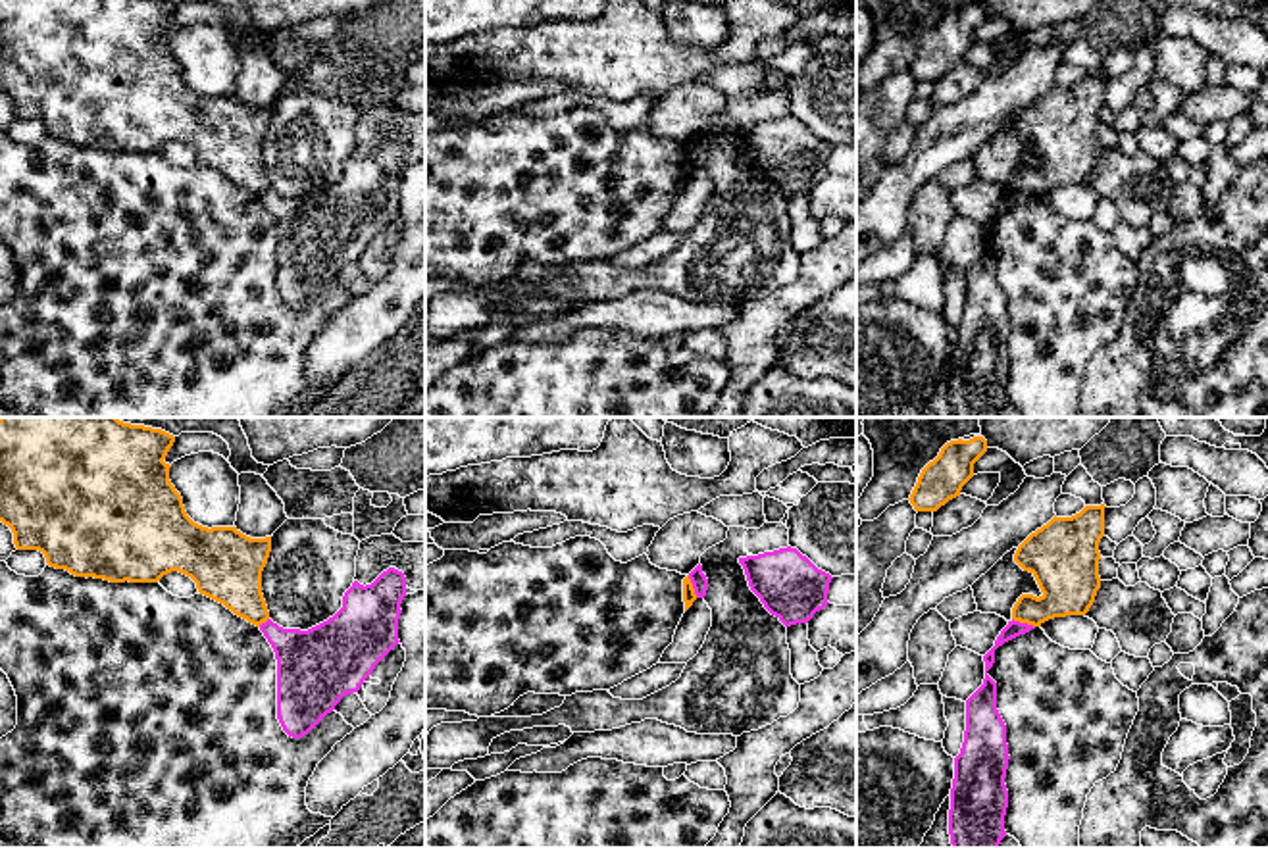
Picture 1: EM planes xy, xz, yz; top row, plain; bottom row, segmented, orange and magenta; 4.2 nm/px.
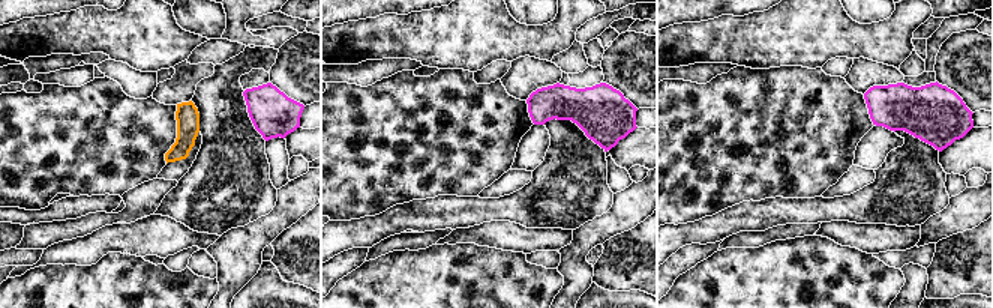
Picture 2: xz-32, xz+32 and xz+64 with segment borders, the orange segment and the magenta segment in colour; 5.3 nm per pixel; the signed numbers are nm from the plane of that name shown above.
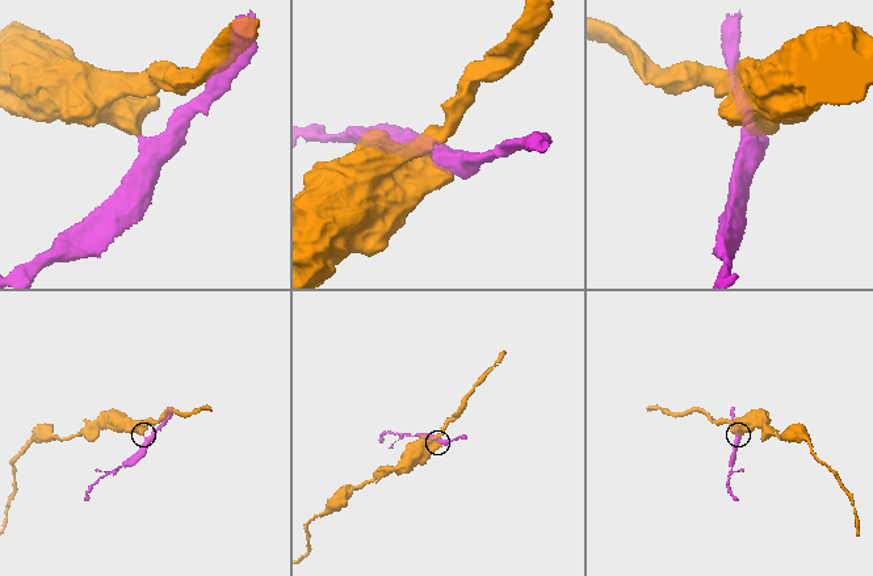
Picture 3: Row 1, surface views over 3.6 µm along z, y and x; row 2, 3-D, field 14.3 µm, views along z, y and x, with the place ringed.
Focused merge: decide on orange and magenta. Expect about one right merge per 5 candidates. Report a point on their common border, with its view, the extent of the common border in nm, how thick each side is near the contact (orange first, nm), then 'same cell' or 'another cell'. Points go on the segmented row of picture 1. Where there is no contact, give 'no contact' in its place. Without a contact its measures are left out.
xz (691, 587) | 100 nm | 60/70 nm | another cell

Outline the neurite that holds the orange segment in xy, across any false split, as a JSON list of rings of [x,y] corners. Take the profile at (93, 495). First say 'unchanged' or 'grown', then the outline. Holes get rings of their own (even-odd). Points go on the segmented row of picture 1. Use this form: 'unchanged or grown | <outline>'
unchanged | [[[0,417],[0,521],[13,533],[17,550],[38,550],[46,563],[75,577],[110,583],[158,583],[179,571],[196,583],[200,594],[223,604],[235,615],[260,627],[269,619],[262,594],[262,571],[271,536],[250,538],[237,527],[202,527],[183,506],[169,481],[165,456],[175,436],[117,417]]]

